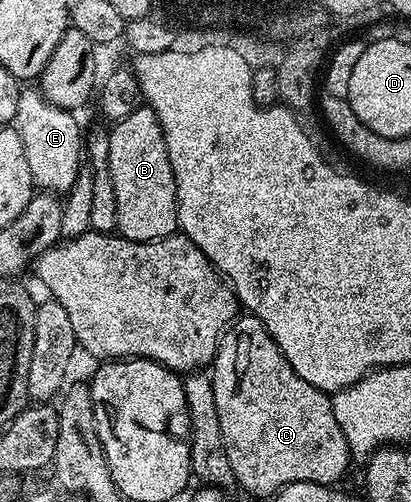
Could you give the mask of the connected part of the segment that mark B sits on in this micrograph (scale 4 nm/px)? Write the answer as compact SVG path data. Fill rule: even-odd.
M141 107L135 109L126 119L115 122L111 128L113 128L112 134L107 134L106 137L108 143L108 164L106 167L112 175L114 187L116 189L116 213L120 223L119 232L130 241L161 241L164 237L173 236L173 234L177 232L180 224L180 207L176 204L176 176L172 170L172 163L170 161L170 155L168 154L166 139L164 138L164 128L162 127L158 115L151 107Z

